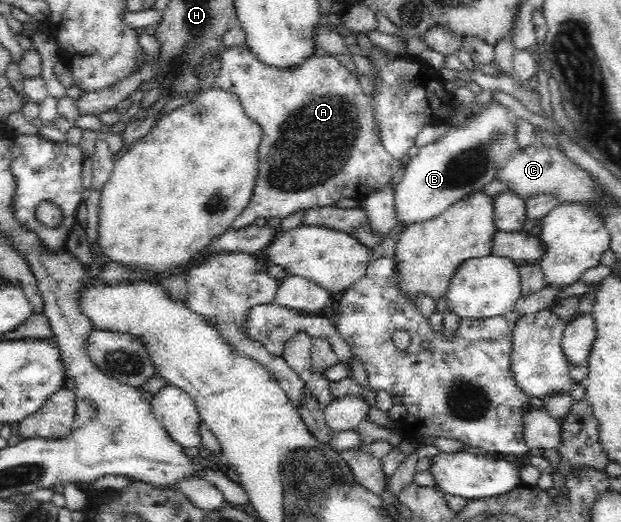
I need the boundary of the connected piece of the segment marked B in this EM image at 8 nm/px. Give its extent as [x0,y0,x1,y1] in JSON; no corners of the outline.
[394,100,522,225]

